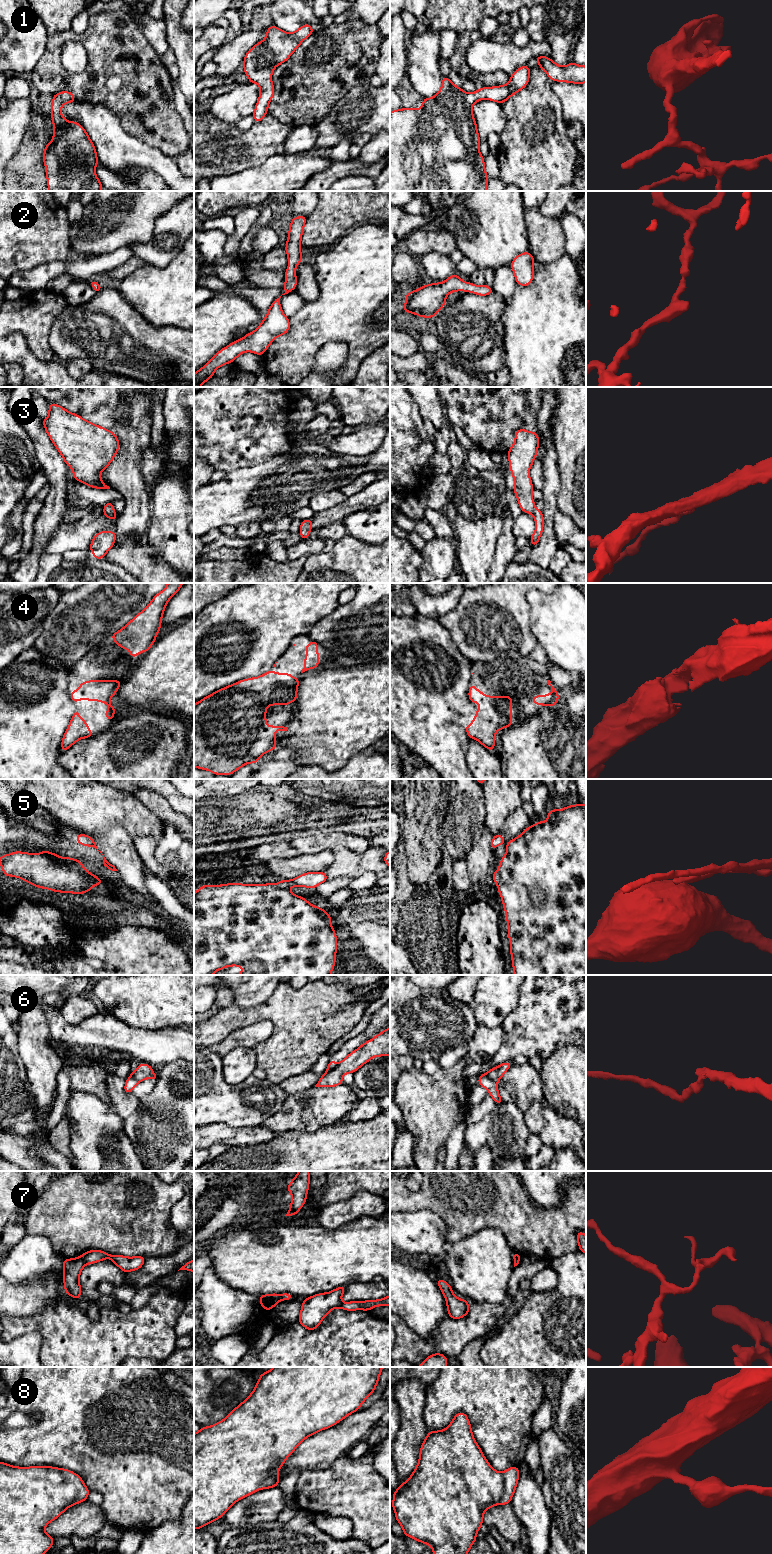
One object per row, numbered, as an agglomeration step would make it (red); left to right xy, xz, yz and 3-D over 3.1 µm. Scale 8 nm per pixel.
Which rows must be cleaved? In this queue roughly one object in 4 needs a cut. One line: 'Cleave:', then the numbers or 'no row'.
Cleave: 5, 6, 7

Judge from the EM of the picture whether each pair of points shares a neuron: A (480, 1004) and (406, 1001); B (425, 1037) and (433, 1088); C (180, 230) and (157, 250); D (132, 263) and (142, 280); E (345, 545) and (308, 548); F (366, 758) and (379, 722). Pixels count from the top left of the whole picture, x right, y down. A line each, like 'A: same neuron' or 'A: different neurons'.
A: different neurons
B: different neurons
C: same neuron
D: different neurons
E: different neurons
F: different neurons

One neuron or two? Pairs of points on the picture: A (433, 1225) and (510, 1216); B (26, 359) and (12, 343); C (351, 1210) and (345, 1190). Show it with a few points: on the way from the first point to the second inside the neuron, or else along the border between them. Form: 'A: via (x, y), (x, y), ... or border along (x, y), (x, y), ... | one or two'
A: border along (427, 1208), (435, 1211), (446, 1224), (448, 1244) | two
B: via (22, 355), (14, 347) | one
C: border along (371, 1193), (357, 1191), (348, 1198), (325, 1205) | two

